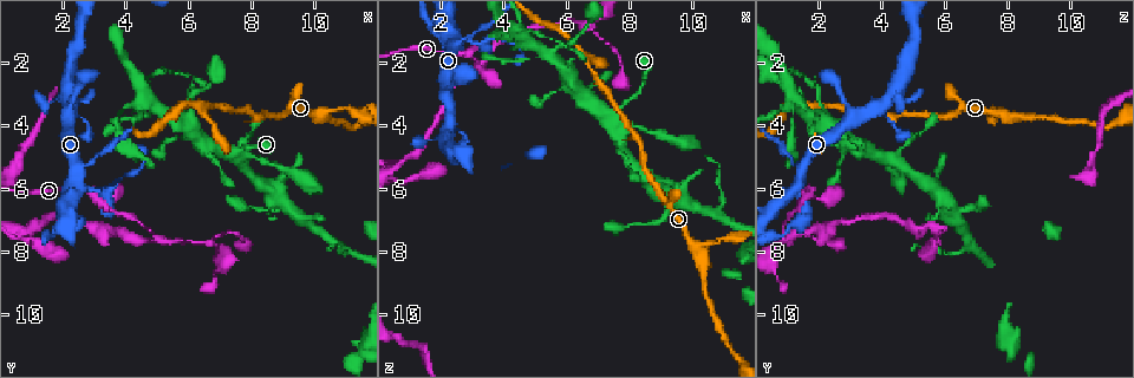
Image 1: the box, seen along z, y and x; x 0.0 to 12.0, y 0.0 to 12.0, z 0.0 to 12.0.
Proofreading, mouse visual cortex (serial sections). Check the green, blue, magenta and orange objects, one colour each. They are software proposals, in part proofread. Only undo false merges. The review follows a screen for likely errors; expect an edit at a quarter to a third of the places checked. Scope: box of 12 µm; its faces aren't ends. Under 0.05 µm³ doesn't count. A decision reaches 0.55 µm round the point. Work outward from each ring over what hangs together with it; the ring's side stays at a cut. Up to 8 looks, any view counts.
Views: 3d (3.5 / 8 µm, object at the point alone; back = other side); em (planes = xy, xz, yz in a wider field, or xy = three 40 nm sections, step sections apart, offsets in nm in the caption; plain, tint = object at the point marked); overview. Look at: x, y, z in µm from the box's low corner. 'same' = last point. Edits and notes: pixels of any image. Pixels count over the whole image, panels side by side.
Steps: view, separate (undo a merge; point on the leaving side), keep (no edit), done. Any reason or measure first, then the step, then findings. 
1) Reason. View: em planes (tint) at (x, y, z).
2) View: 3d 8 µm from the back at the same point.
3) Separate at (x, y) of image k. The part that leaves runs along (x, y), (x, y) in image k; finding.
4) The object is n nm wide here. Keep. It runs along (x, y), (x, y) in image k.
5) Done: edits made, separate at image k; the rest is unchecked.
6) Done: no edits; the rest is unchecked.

Four-way junction. View: 3d 3.5 µm at (7.5, 4.9, 3.6).

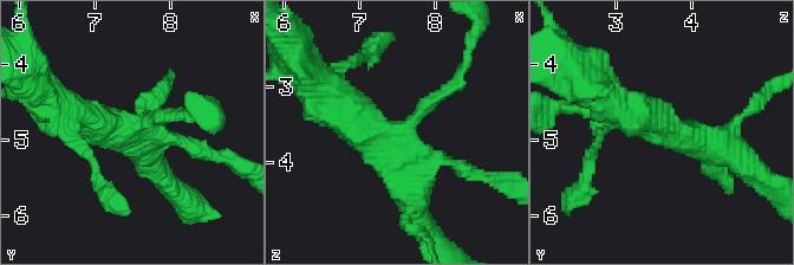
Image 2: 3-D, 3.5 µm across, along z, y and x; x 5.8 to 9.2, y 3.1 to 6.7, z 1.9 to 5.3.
4 arms meet here; the arms are 150, 200, 450, 500 nm wide. View: em xy step 3 (tint) at (7.45, 4.85, 3.70).

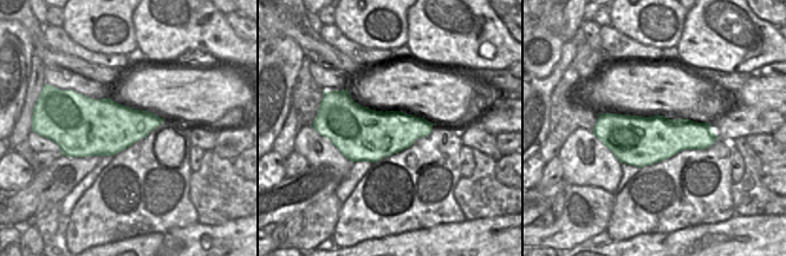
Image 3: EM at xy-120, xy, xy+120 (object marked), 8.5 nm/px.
Keep. It runs along (451, 85), (394, 136), (329, 101) in image 2; continuous, no second cell.

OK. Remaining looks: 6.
Branch point. View: em xy step 1 (tint) at (3.2, 6.0, 1.3).

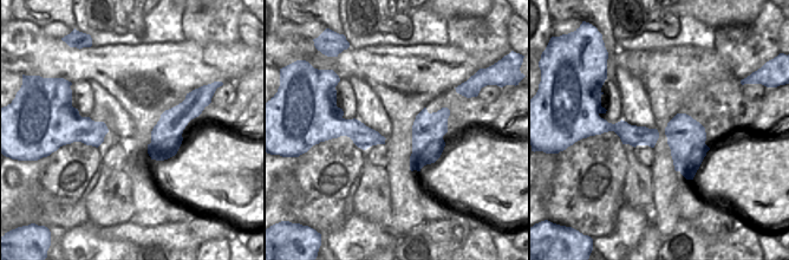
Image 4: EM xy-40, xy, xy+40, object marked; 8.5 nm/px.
View: 3d 3.5 µm at the same point.

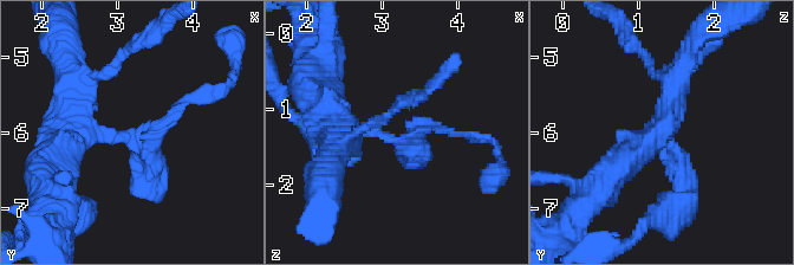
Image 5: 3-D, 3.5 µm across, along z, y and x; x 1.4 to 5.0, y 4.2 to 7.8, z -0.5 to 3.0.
Keep. It runs along (73, 104), (95, 134), (149, 137), (193, 101) in image 5; all the same cell.

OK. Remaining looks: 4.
Three-way junction. View: 3d 8 µm at (4.9, 7.6, 0.8).

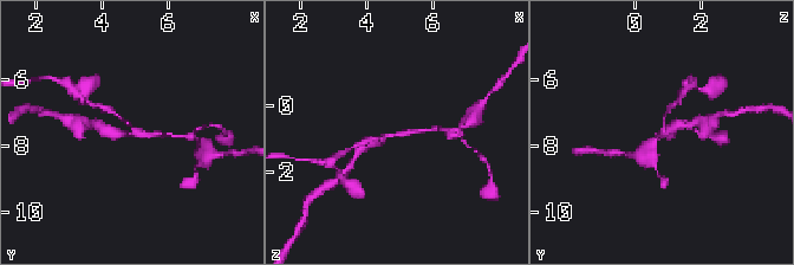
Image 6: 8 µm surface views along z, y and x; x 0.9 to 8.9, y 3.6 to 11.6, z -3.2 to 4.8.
Zoom in. View: 3d 3.5 µm at (4.9, 7.6, 0.9).

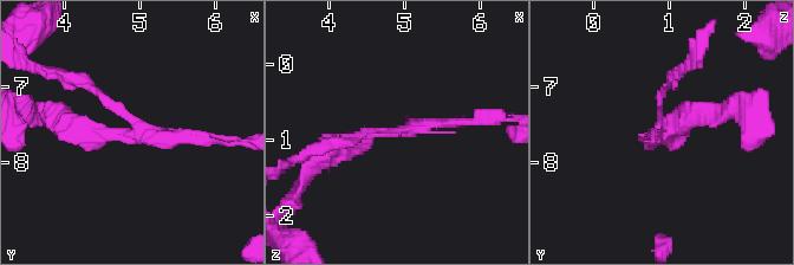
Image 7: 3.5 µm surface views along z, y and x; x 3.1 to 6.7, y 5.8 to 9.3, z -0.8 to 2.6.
Shape alone is not enough. View: em xy step 5 (tint) at (4.95, 7.50, 0.85).

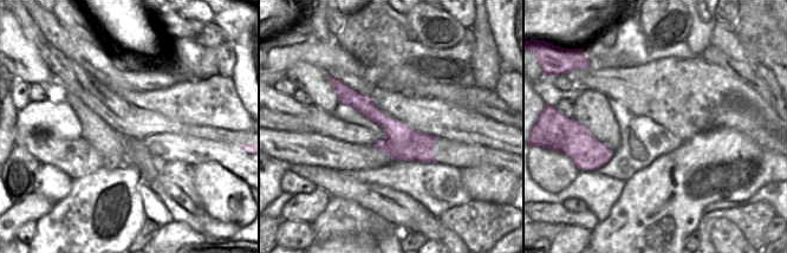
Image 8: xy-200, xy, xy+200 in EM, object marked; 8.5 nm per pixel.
3 arms meet here; the arms are 150, 150, 250 nm wide. Separate at (90, 137) of image 7. A border runs along (416, 131), (397, 147), (385, 137) in image 8; two cells meet here.

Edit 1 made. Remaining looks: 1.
Done: edits made, separate at image 7; the rest is unchecked.

